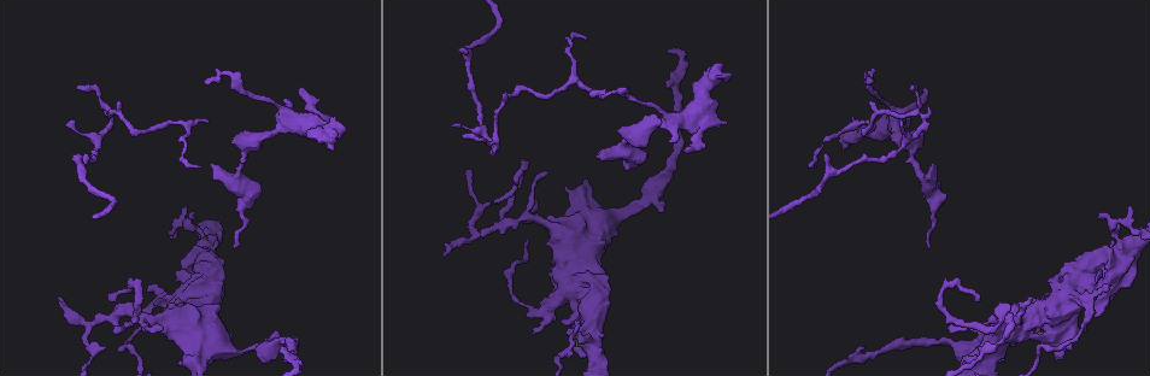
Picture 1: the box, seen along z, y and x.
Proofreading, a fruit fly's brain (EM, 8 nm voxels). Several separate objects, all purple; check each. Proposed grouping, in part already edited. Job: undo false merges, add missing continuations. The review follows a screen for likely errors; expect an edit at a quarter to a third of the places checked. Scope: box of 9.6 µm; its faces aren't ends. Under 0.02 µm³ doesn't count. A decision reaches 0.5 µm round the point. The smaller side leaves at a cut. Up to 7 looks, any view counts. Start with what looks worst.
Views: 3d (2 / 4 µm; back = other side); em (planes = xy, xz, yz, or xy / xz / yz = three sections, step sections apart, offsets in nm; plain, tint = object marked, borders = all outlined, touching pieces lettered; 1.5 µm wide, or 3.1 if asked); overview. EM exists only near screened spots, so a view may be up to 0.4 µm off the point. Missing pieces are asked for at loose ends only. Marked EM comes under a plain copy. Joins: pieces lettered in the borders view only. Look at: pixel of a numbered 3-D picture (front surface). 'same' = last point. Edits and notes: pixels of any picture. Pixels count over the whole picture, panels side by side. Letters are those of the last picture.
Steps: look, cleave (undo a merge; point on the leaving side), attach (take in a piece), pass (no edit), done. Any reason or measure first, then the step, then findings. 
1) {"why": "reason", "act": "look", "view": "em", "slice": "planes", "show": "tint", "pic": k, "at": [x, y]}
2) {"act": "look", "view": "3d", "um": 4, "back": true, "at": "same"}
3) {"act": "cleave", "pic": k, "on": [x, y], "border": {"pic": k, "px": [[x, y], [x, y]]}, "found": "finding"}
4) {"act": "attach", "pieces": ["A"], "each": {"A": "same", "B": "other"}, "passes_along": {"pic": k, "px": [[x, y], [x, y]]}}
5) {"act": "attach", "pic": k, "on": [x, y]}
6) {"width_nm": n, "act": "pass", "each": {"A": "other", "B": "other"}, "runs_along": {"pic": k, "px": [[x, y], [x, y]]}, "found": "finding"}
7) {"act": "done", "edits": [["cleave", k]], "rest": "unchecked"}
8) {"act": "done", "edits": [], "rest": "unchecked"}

{"why": "long arm stops here", "act": "look", "view": "3d", "um": 2, "pic": 1, "at": [206, 80]}

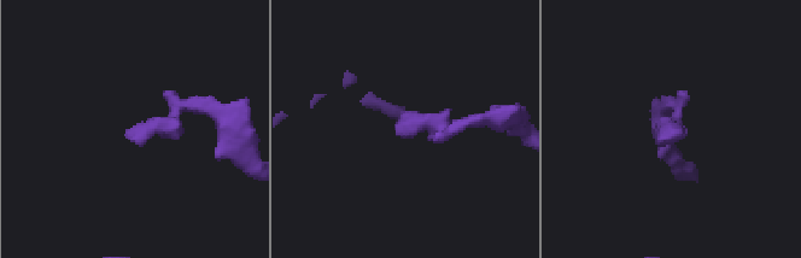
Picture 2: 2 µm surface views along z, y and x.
{"why": "shape alone is not enough", "act": "look", "view": "em", "slice": "yz", "step": 8, "show": "tint", "pic": 2, "at": [125, 132]}

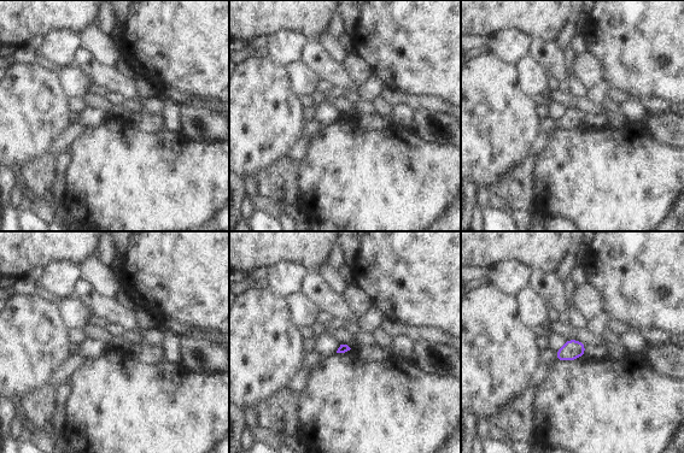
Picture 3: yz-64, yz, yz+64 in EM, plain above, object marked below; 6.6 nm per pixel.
{"why": "another direction", "act": "look", "view": "em", "slice": "planes", "show": "borders", "at": "same"}

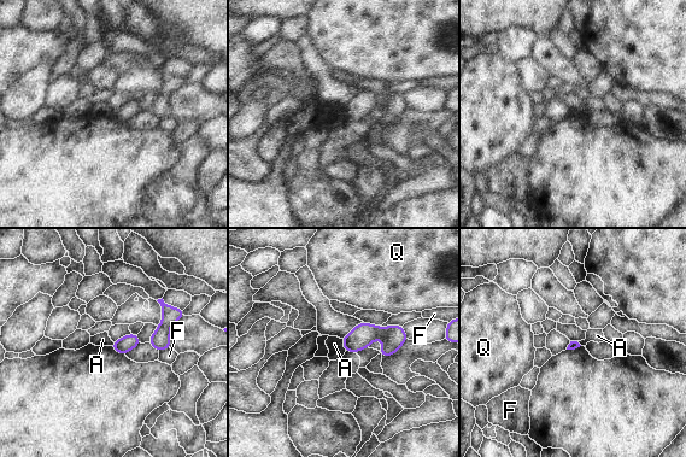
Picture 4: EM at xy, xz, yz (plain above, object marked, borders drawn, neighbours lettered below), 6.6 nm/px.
{"act": "pass", "each": {"A": "other", "F": "other", "Q": "other"}, "found": "none of them fits"}

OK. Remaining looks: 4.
{"why": "tapers out", "act": "look", "view": "3d", "um": 4, "pic": 1, "at": [909, 87]}

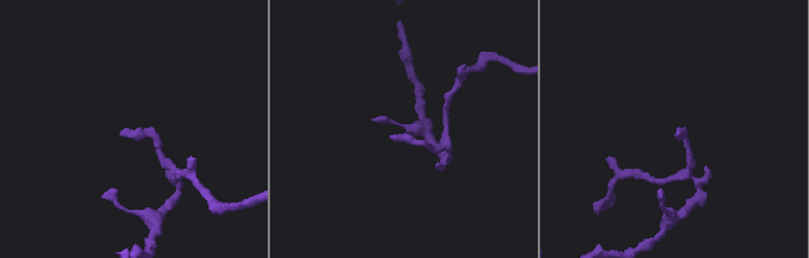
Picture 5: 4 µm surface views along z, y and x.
{"act": "look", "view": "em", "slice": "planes", "show": "tint", "pic": 5, "at": [391, 135]}

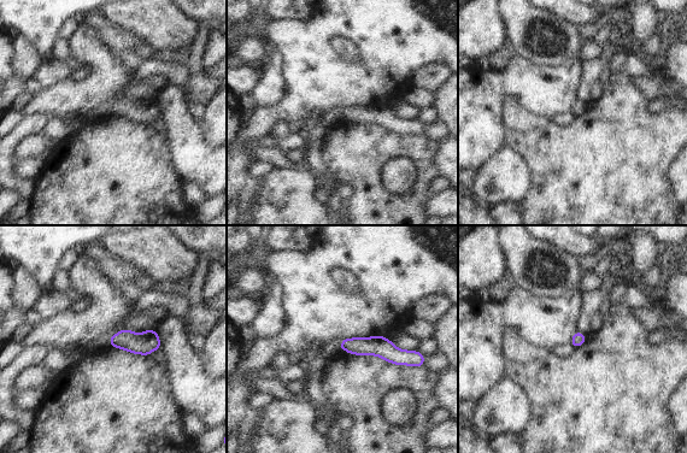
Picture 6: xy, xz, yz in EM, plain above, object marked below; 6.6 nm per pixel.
{"why": "see the neighbours", "act": "look", "view": "em", "slice": "planes", "show": "borders", "at": "same"}

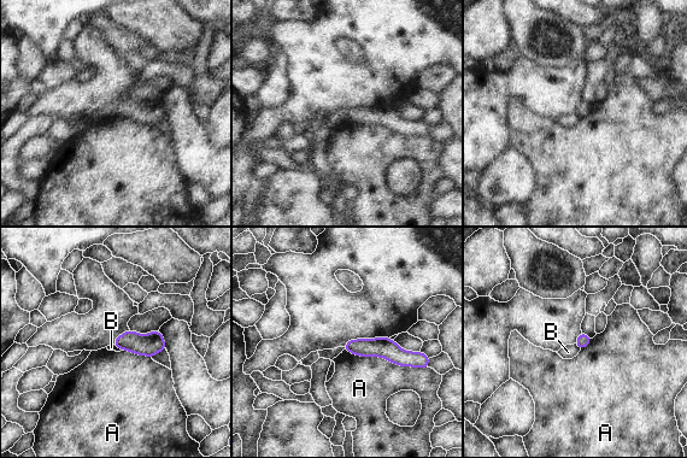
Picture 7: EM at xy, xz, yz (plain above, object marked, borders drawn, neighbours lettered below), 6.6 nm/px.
{"width_nm": 90, "act": "pass", "each": {"A": "other", "B": "other"}, "border": {"pic": 7, "px": [[574, 344], [580, 350]]}, "found": "none of them fits"}

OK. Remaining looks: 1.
{"why": "three arms meet", "act": "look", "view": "em", "slice": "yz", "step": 4, "show": "borders", "pic": 1, "at": [1001, 318]}

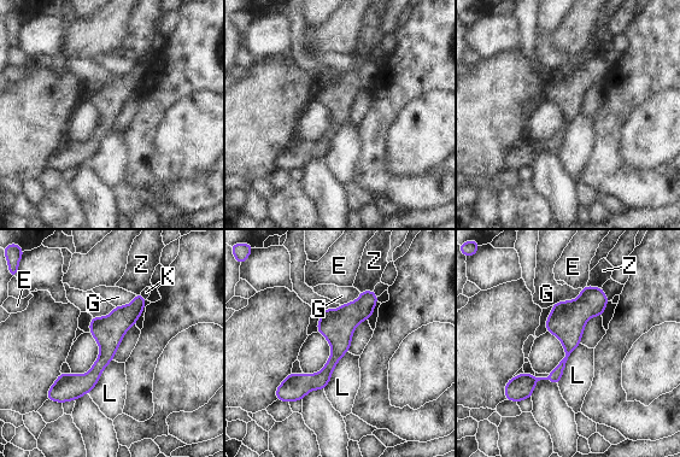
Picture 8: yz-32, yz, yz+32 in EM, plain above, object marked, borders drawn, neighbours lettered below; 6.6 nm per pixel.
{"width_nm": 190, "act": "pass", "each": {"E": "other", "G": "other", "K": "other", "L": "other", "Z": "other"}, "runs_along": {"pic": 8, "px": [[370, 293], [327, 370], [286, 391]]}, "found": "all the same neuron"}

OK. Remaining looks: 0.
{"act": "done", "edits": [], "rest": "unchecked"}

